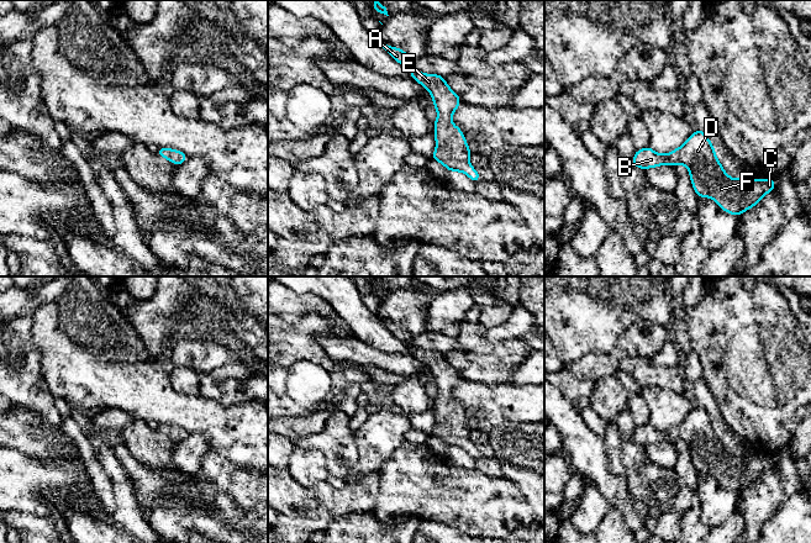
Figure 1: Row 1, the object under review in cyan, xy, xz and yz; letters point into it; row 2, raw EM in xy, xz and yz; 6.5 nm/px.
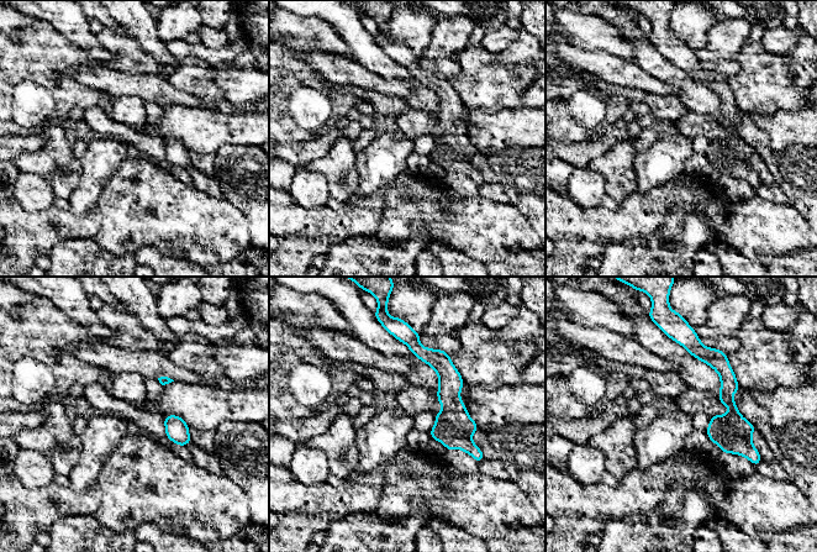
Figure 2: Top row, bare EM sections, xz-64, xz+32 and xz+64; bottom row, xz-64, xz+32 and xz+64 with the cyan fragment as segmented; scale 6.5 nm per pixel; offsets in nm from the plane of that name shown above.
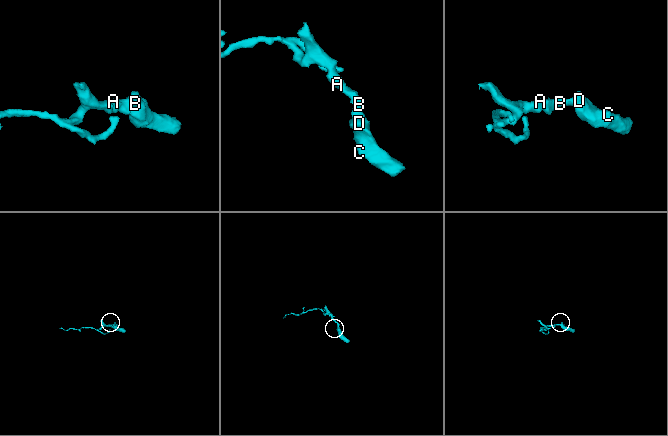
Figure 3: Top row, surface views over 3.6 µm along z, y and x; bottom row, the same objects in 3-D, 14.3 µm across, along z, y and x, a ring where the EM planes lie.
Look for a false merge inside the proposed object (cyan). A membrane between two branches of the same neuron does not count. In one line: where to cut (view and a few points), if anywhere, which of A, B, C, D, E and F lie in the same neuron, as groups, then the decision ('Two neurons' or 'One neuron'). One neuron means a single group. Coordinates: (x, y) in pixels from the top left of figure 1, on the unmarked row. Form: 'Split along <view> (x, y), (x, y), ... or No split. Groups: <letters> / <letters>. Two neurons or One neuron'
No split. Groups: A B C D E F. One neuron

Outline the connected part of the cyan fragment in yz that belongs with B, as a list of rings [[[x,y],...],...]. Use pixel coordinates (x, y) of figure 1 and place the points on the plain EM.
[[[694,407],[686,418],[667,431],[654,428],[649,422],[636,427],[632,441],[641,446],[663,441],[683,441],[690,449],[692,465],[699,474],[710,474],[721,486],[739,492],[754,484],[760,475],[775,465],[771,454],[732,455],[716,434],[713,421],[704,407]]]

